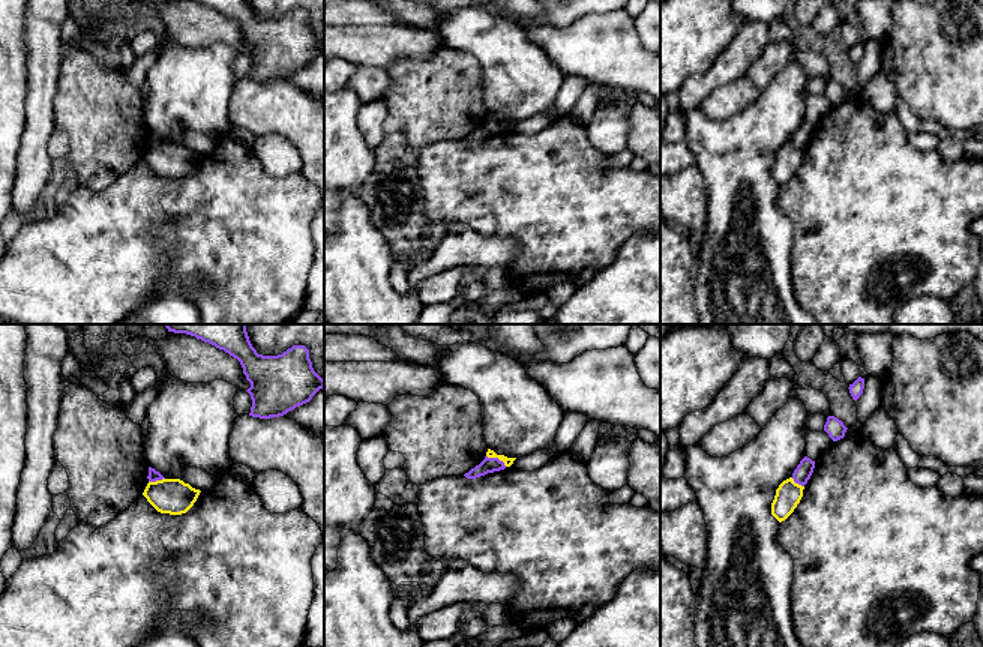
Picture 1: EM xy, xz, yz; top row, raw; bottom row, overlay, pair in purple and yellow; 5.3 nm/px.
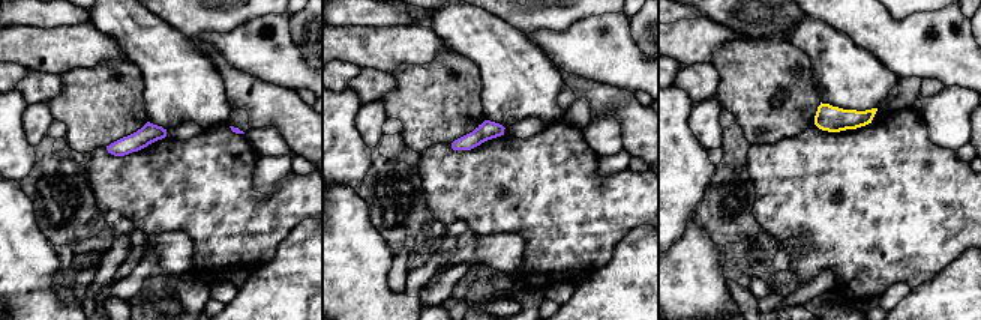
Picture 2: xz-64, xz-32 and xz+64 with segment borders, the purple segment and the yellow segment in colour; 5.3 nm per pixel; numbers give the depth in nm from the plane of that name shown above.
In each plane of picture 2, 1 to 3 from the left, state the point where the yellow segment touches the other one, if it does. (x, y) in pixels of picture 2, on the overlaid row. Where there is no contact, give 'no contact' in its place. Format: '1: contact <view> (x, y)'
1: no contact
2: no contact
3: no contact

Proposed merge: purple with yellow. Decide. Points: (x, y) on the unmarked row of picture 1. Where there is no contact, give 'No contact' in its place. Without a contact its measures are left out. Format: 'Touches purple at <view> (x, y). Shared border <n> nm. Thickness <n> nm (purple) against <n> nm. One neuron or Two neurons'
Touches purple at xz (497, 122). Shared border 130 nm. Thickness 80 nm (purple) against 50 nm. Two neurons

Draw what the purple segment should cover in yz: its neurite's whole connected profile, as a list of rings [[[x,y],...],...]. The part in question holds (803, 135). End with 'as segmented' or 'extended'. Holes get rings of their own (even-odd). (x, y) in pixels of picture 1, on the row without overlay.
[[[804,120],[792,137],[794,146],[804,150],[810,143],[813,132],[815,132],[815,125]]]; as segmented

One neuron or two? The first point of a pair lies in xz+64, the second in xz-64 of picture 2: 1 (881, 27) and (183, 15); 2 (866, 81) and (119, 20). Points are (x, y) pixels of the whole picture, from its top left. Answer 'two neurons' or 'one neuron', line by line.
1: two neurons
2: one neuron

